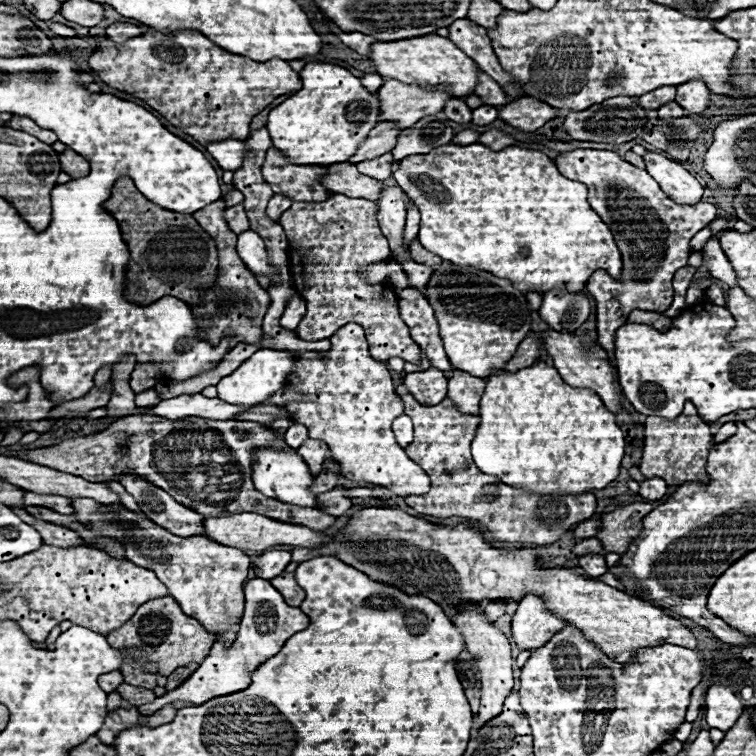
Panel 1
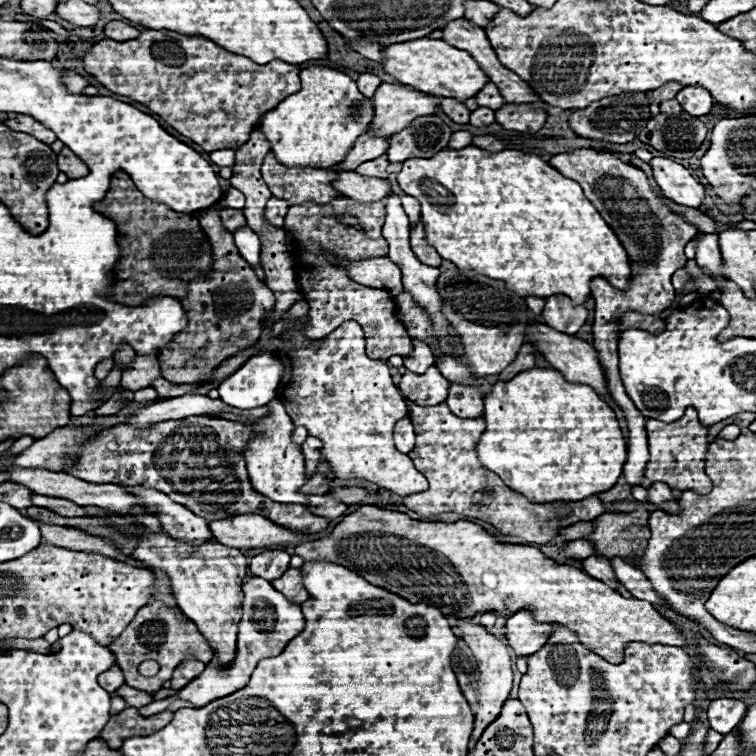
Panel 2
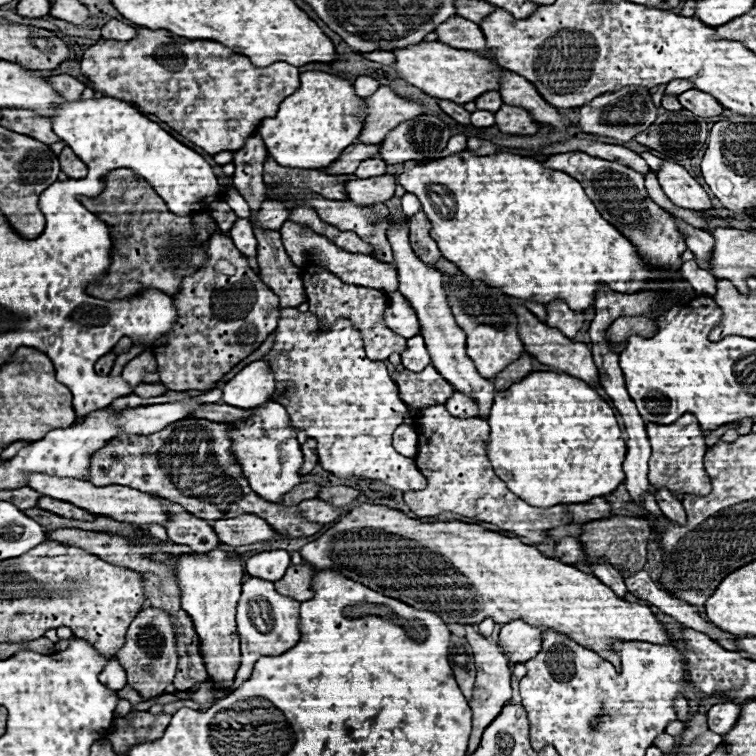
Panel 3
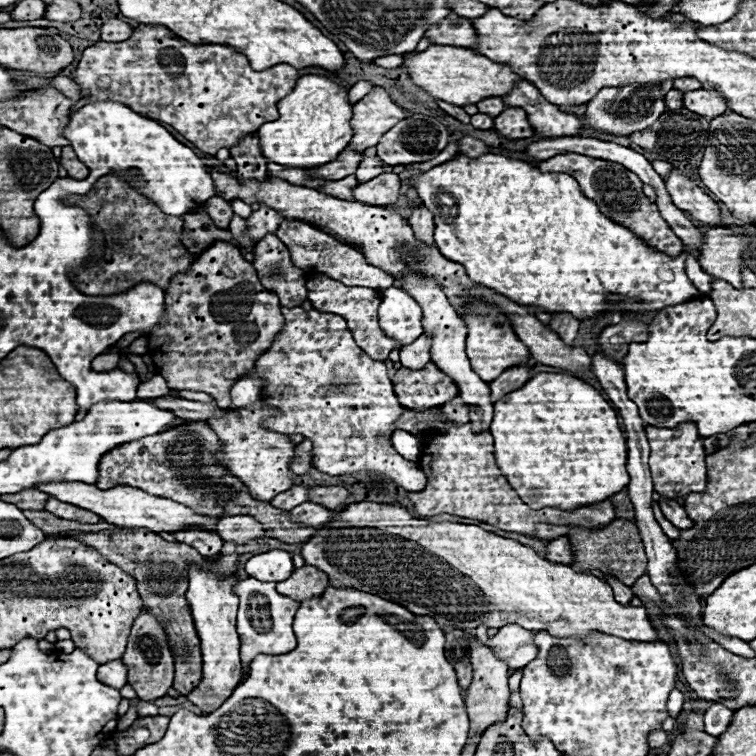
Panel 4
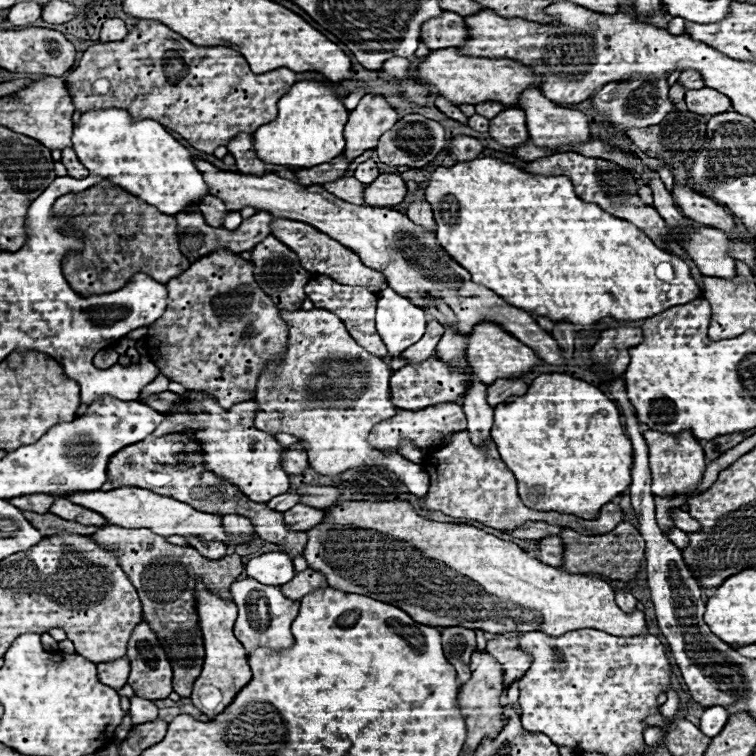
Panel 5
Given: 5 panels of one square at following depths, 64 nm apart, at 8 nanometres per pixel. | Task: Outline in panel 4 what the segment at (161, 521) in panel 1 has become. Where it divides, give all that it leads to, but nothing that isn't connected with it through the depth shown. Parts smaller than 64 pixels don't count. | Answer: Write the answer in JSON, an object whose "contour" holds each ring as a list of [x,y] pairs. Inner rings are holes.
{"contour":[[[186,528],[186,530],[178,530],[172,532],[176,542],[182,544],[190,544],[192,548],[196,548],[204,558],[210,558],[214,554],[218,554],[222,550],[222,538],[216,532],[206,532],[202,528]]]}

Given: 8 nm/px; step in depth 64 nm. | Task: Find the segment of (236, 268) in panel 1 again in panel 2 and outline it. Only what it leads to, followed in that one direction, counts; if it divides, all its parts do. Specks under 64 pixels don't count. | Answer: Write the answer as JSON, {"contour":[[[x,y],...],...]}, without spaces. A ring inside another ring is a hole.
{"contour":[[[220,204],[204,208],[202,212],[198,212],[198,220],[212,244],[214,258],[226,258],[232,264],[232,270],[210,272],[208,278],[200,276],[188,284],[188,296],[180,300],[188,314],[188,326],[180,334],[176,334],[170,346],[162,350],[162,354],[158,356],[162,366],[162,378],[166,378],[172,384],[192,384],[208,380],[212,370],[222,360],[234,356],[238,350],[254,346],[260,340],[266,318],[272,314],[274,308],[274,294],[266,288],[266,284],[258,280],[258,276],[246,264],[246,260],[242,260],[234,244],[234,236],[222,226],[218,212]],[[198,348],[204,348],[206,356],[194,360],[192,356]]]}

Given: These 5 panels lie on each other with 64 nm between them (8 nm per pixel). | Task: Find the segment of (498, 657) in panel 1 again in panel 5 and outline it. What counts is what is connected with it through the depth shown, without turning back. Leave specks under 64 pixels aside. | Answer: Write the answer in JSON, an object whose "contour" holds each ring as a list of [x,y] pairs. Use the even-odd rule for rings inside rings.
{"contour":[[[474,652],[470,668],[472,668],[472,678],[460,686],[460,694],[458,694],[458,706],[462,710],[462,716],[464,716],[466,728],[468,728],[464,752],[476,750],[476,746],[482,742],[482,738],[496,736],[498,730],[504,726],[504,722],[502,722],[502,714],[504,714],[502,696],[504,696],[506,688],[504,688],[502,664],[498,664],[488,652]]]}

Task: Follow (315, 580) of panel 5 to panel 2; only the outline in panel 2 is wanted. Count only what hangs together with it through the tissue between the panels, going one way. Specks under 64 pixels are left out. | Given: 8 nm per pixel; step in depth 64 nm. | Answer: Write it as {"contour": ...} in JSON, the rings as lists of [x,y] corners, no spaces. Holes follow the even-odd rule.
{"contour":[[[288,568],[280,578],[272,580],[272,584],[278,592],[282,592],[294,604],[302,604],[308,598],[308,592],[302,586],[302,576],[298,568]]]}

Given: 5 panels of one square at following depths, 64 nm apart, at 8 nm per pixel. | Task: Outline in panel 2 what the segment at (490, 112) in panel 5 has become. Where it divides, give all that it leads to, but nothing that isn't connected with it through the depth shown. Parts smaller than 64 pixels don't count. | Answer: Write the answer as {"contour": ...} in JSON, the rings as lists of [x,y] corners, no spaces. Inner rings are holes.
{"contour":[[[488,82],[488,84],[476,94],[476,100],[478,100],[478,106],[494,108],[494,110],[498,110],[498,108],[504,104],[504,98],[500,96],[498,88],[496,88],[492,82]]]}

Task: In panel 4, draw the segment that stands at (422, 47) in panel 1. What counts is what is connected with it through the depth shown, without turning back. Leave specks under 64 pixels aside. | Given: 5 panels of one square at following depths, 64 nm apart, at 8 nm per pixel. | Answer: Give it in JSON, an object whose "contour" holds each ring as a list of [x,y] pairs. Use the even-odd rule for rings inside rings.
{"contour":[[[430,44],[426,50],[410,52],[402,58],[404,58],[402,66],[408,70],[408,76],[416,86],[424,88],[430,96],[446,100],[456,106],[476,104],[490,96],[504,96],[510,88],[516,86],[516,80],[520,80],[520,76],[514,74],[508,66],[496,64],[468,48]]]}

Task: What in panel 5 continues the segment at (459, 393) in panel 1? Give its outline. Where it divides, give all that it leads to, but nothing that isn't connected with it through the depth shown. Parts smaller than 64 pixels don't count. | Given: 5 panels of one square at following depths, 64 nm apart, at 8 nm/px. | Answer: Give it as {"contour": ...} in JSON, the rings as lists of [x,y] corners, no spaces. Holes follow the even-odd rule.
{"contour":[[[450,402],[450,404],[438,404],[438,406],[422,408],[422,410],[416,410],[416,412],[414,410],[400,410],[394,418],[374,426],[368,440],[378,450],[398,452],[400,440],[406,438],[406,440],[412,440],[422,450],[422,454],[428,454],[432,448],[446,442],[452,436],[452,432],[460,432],[464,428],[466,428],[466,416],[464,416],[462,406],[458,402]]]}

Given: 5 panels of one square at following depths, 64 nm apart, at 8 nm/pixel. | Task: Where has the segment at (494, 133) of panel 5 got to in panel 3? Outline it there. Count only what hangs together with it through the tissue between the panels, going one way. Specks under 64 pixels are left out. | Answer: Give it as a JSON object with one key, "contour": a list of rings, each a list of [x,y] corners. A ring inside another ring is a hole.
{"contour":[[[502,104],[502,108],[496,112],[496,126],[506,134],[520,134],[520,136],[532,136],[540,130],[540,124],[520,106],[508,106]]]}

